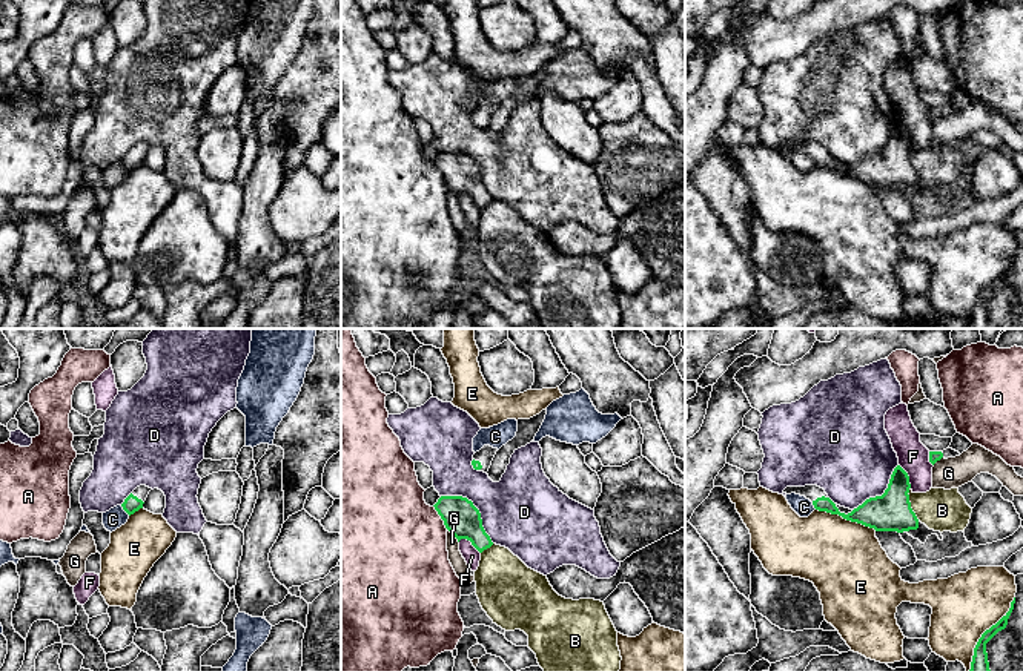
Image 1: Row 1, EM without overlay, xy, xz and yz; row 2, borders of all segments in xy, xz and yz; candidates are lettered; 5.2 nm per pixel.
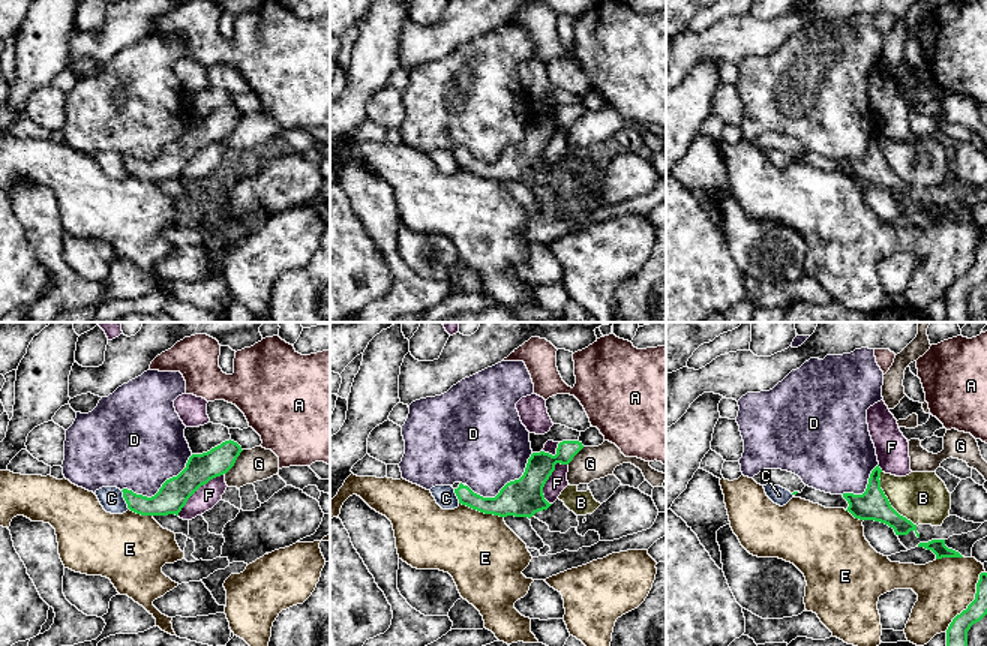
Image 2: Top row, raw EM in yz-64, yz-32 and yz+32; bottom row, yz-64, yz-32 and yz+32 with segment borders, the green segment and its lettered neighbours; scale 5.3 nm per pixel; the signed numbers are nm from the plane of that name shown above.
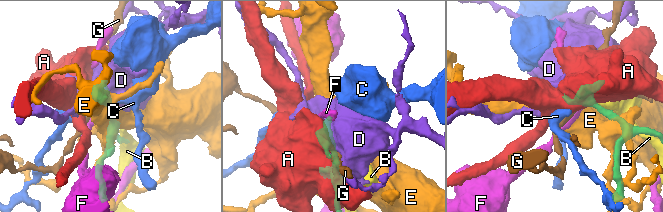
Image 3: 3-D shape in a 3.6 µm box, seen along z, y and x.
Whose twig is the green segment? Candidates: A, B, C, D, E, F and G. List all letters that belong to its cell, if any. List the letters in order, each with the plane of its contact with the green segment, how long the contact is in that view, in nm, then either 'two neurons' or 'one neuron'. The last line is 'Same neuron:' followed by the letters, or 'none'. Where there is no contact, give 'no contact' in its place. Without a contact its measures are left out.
A: meets green in xz; contact 150 nm long; two neurons
B: meets green in yz; contact 180 nm long; two neurons
C: meets green in xy; contact 80 nm long; two neurons
D: meets green in xz; contact 380 nm long; two neurons
E: meets green in yz; contact 460 nm long; two neurons
F: meets green in xz; contact 140 nm long; two neurons
G: meets green in xz; contact 100 nm long; two neurons
Same neuron: none

